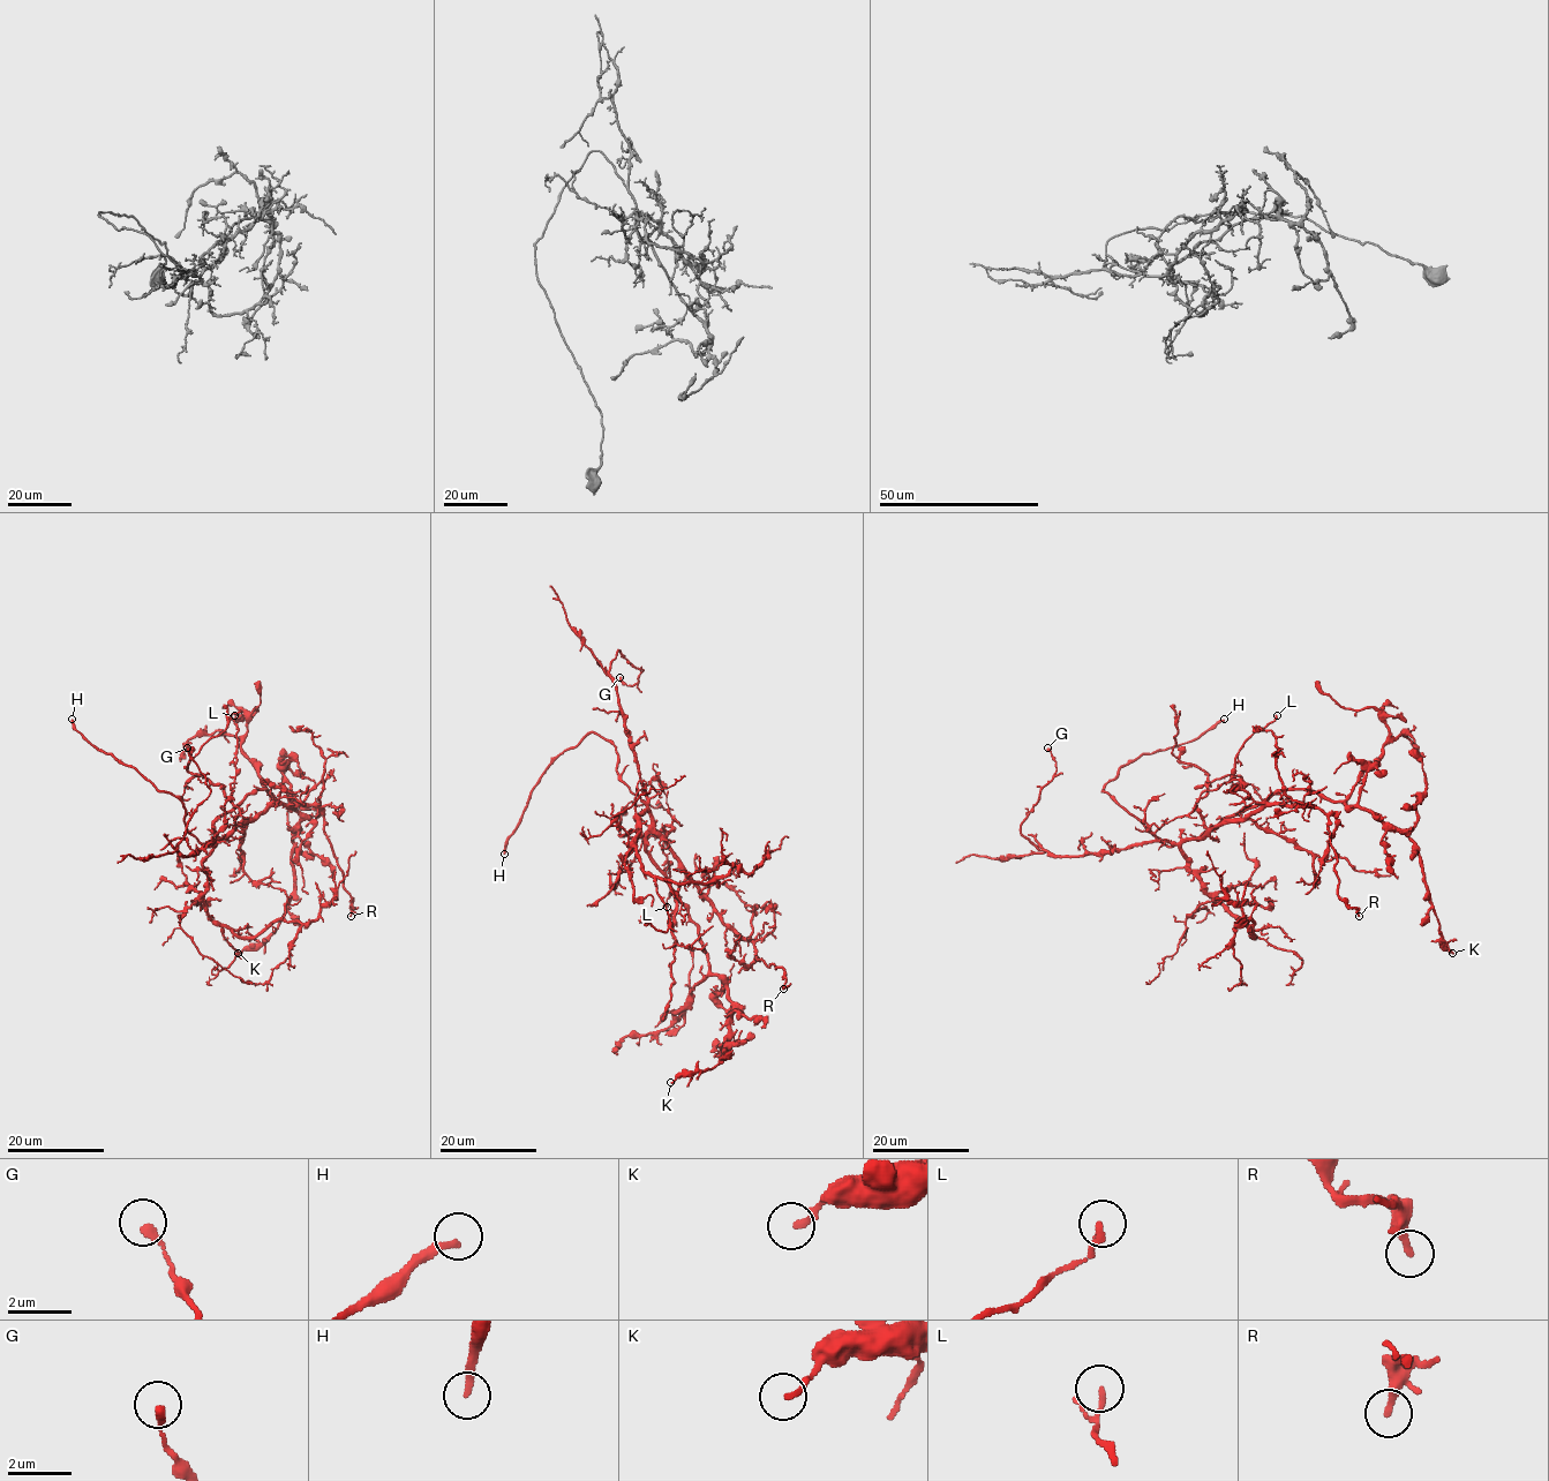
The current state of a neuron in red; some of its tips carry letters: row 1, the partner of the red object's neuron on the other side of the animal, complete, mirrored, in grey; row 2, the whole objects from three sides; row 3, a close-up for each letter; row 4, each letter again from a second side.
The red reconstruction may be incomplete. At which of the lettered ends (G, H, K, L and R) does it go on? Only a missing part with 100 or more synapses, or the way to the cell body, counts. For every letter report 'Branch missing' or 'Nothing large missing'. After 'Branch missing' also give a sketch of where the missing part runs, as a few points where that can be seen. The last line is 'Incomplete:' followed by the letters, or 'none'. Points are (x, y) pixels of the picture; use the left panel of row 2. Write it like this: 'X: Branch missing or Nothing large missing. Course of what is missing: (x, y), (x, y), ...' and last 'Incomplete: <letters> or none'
G: Nothing large missing
H: Branch missing. Course of what is missing: (72, 719), (79, 694), (114, 705), (202, 705), (219, 720), (242, 719), (250, 684)
K: Nothing large missing
L: Nothing large missing
R: Nothing large missing
Incomplete: H

